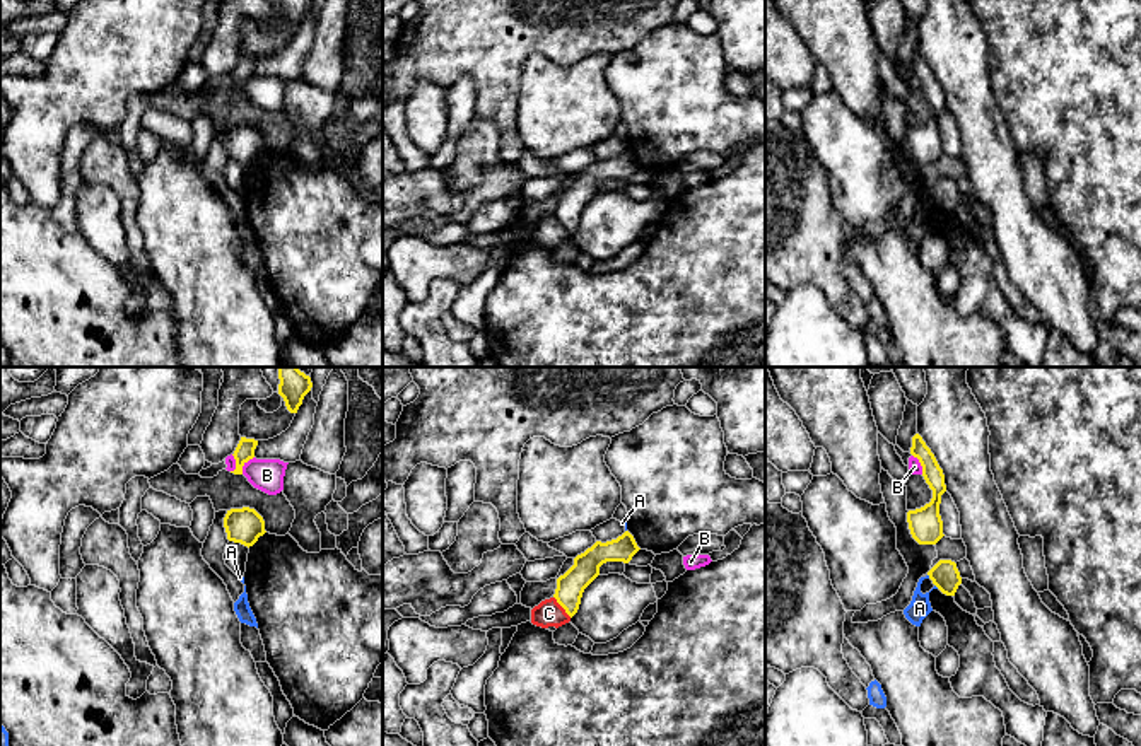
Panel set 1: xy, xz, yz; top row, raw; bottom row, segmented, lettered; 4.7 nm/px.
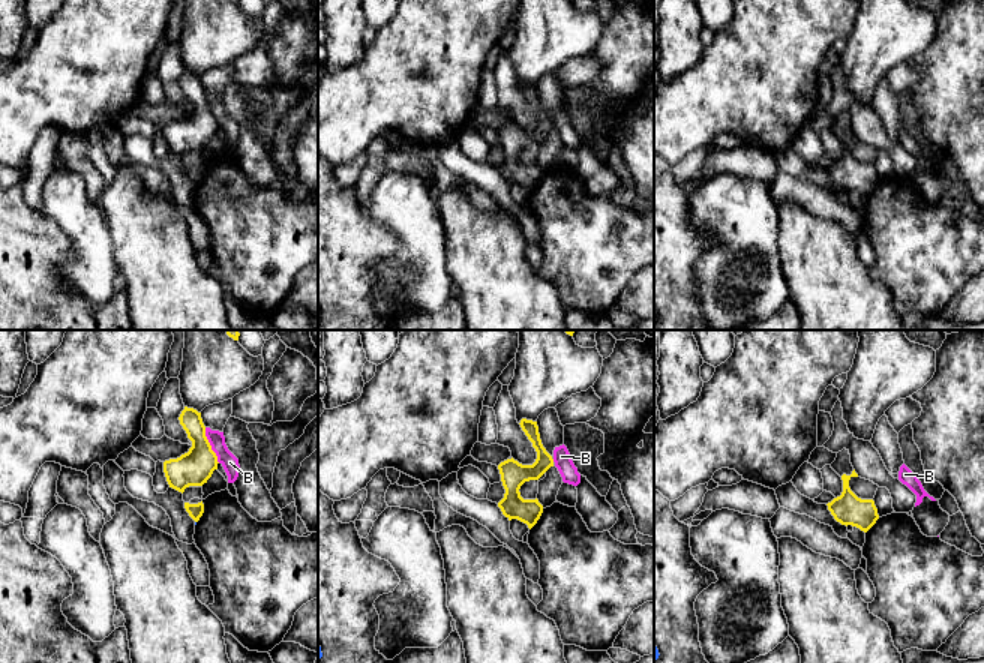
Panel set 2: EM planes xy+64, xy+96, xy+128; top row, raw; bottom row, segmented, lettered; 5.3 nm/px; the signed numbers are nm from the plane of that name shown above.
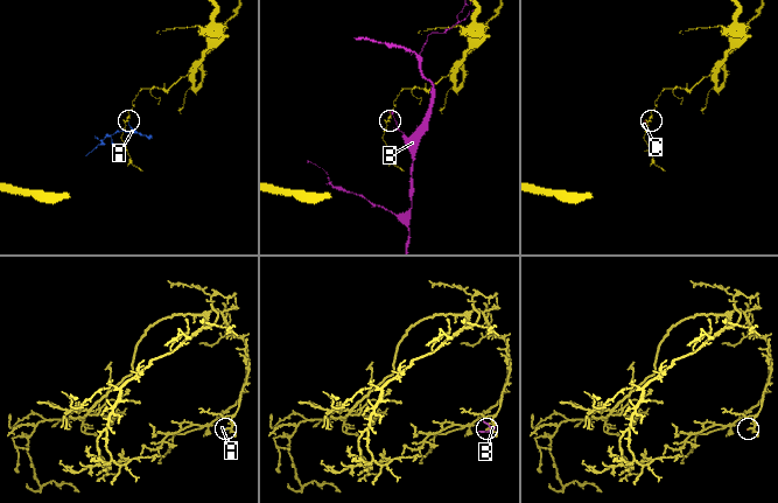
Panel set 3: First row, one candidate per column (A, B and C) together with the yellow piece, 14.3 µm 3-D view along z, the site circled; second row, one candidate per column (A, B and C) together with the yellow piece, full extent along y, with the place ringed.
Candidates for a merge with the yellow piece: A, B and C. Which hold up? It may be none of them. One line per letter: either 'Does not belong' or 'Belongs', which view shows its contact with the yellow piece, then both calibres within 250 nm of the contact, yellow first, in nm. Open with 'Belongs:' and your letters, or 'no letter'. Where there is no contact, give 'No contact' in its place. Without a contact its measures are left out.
Belongs: no letter
A: Does not belong. Touches yellow in yz. Thickness 140 nm (yellow) against 100 nm
B: Does not belong. Touches yellow in xy. Thickness 90 nm (yellow) against 160 nm
C: Does not belong. Touches yellow in xz. Thickness 130 nm (yellow) against 130 nm

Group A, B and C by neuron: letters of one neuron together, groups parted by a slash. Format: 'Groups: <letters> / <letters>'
Groups: A / B / C

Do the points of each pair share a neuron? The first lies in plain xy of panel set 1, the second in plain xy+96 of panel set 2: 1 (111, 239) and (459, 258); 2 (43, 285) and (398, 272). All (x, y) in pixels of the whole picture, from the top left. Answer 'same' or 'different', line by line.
1: different
2: different

